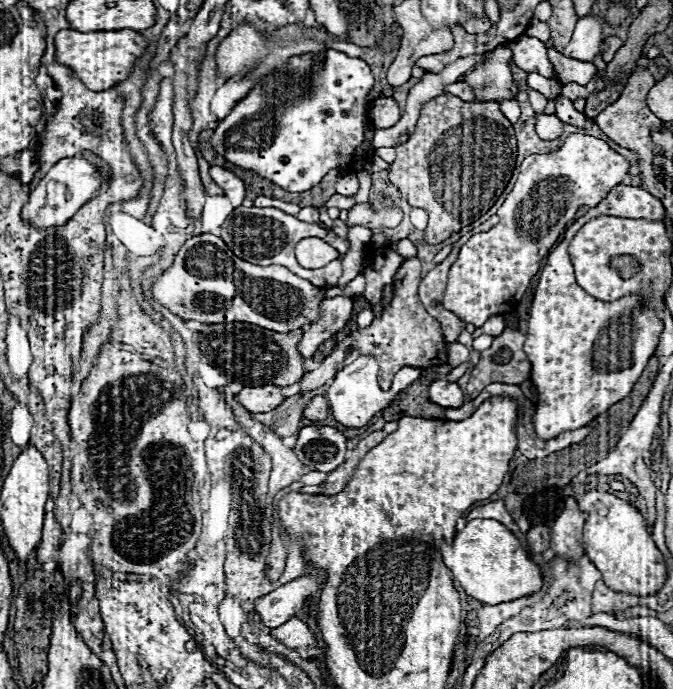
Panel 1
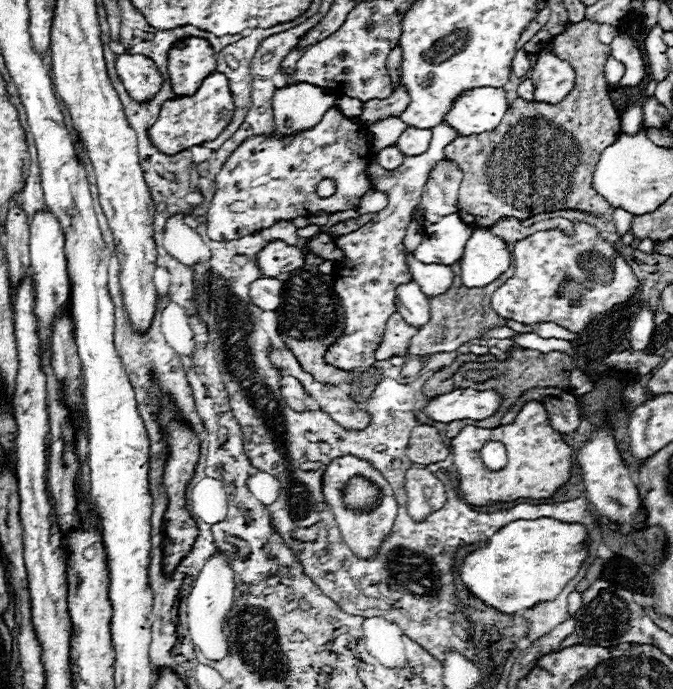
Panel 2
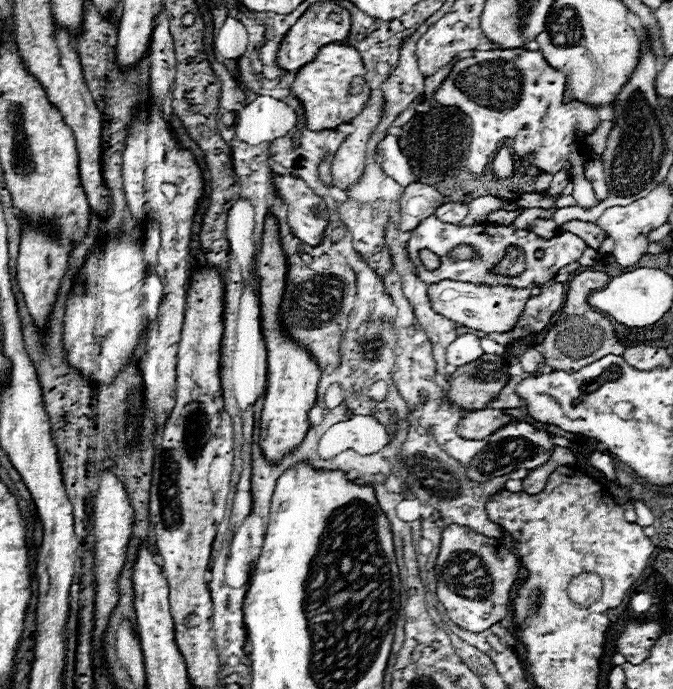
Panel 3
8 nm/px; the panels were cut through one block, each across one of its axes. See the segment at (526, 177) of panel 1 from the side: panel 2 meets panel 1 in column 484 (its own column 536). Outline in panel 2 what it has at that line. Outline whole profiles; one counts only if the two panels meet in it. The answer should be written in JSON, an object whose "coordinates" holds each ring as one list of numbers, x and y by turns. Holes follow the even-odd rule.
{"coordinates":[[572,222,574,232,566,236,562,230,542,230,514,244,514,276,508,278,492,294,492,310,502,316,522,324,534,322,554,322,570,332,582,332,596,316,606,314,612,306,626,302,636,290,638,280,628,266,628,262,600,236,600,230,586,222]]}

